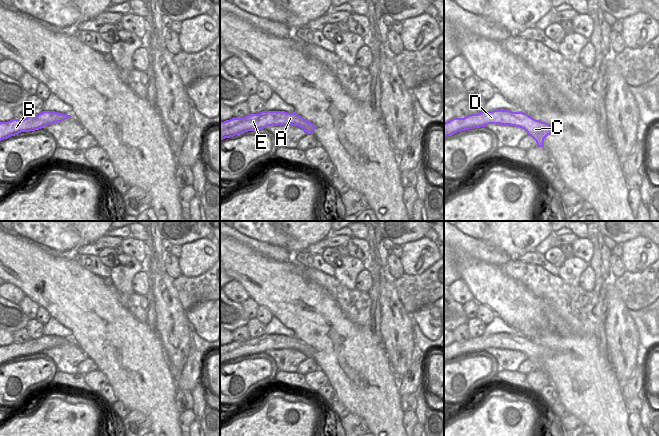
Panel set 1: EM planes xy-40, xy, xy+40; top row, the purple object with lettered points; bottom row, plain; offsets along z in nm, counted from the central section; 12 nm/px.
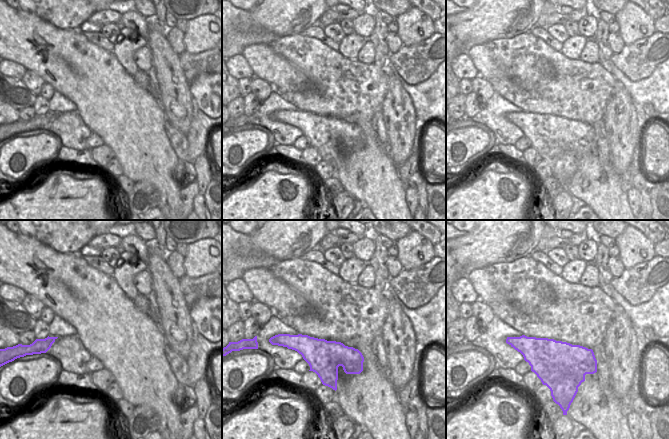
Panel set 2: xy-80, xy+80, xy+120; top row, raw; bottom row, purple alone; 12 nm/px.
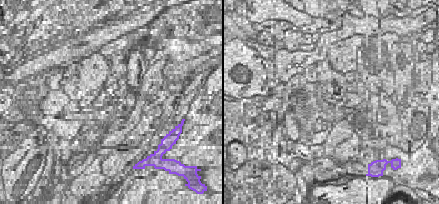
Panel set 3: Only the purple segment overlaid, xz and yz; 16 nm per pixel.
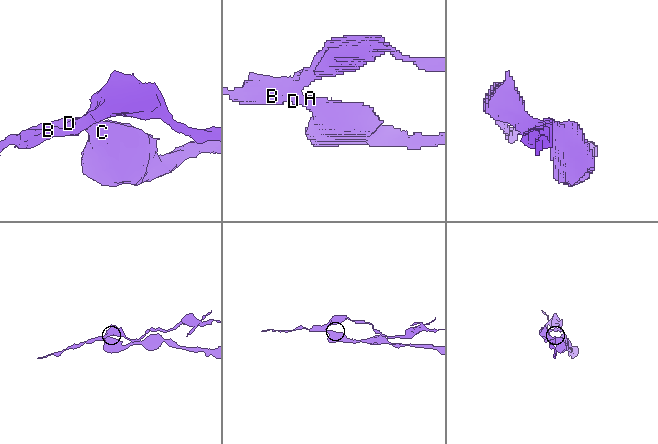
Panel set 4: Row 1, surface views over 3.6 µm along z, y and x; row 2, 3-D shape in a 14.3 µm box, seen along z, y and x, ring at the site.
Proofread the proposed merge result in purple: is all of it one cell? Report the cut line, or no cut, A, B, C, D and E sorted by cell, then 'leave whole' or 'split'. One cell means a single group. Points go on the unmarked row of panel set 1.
cut in xy+40 along (512, 336), (504, 339), (503, 342), (508, 347), (502, 348); A C / B D E; split

